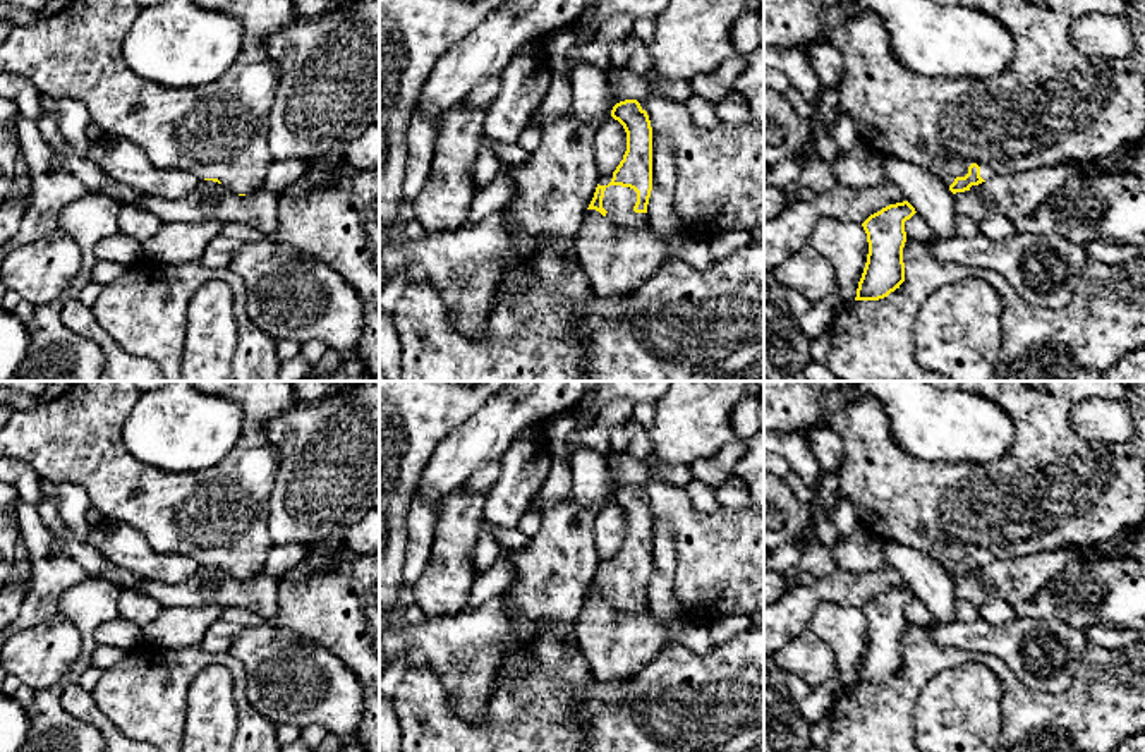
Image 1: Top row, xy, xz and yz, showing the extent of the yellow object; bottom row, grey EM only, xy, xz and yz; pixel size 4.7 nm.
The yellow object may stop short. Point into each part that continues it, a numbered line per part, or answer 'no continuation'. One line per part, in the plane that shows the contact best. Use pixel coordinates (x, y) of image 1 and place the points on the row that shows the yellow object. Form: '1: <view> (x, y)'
1: xz (618, 201)

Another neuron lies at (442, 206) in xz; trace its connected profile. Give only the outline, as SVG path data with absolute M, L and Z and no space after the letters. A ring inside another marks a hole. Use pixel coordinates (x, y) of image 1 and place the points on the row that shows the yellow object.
M460 101L441 115L427 182L407 208L427 233L453 233L465 227L477 192L474 167L486 112L488 106L474 108Z

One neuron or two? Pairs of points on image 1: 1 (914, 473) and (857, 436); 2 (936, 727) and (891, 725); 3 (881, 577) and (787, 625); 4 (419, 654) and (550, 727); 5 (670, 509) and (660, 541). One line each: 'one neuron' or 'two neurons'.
1: one neuron
2: two neurons
3: one neuron
4: two neurons
5: two neurons

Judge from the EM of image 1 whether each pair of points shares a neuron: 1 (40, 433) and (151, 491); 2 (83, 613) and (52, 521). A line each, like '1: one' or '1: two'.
1: one
2: two

